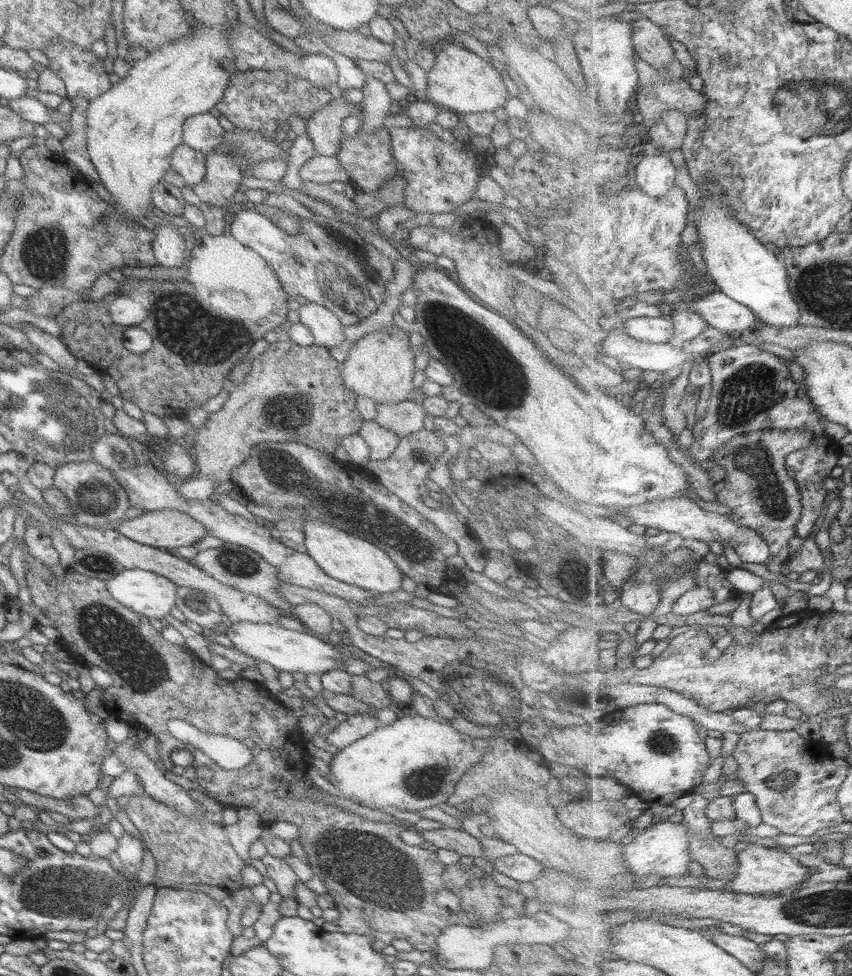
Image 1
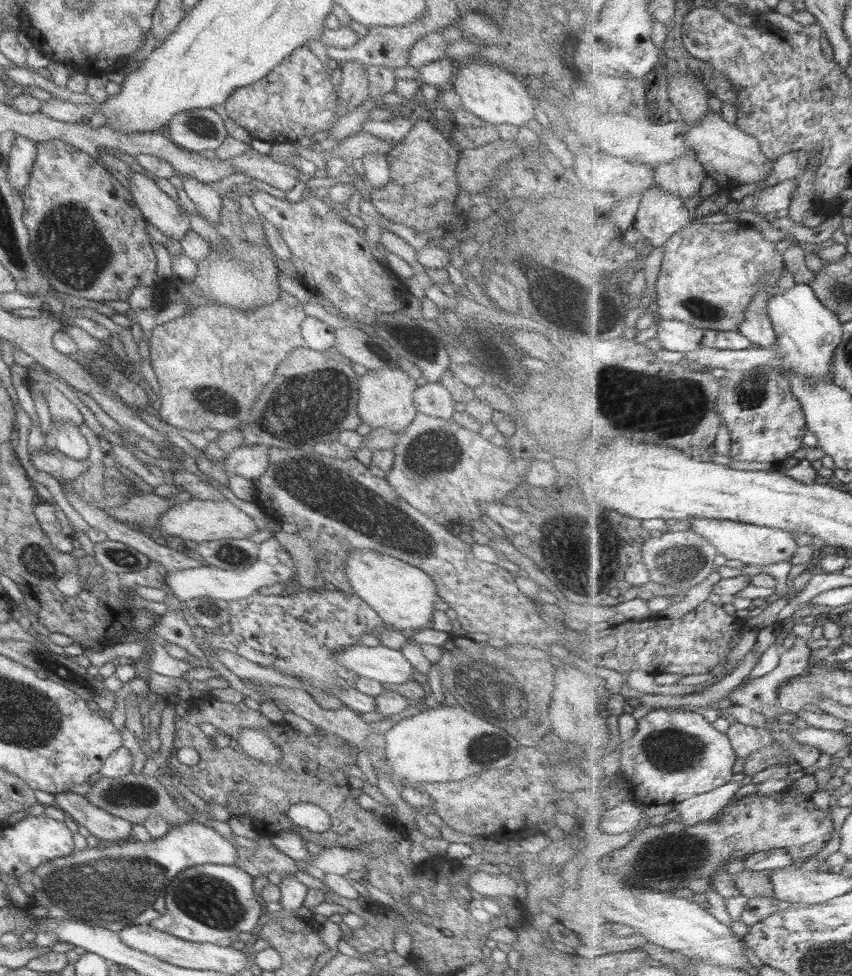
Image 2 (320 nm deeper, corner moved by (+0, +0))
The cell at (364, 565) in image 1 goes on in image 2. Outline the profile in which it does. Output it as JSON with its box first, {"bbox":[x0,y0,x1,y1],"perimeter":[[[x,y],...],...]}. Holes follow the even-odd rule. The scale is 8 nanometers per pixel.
{"bbox":[342,550,440,633],"perimeter":[[[354,550],[342,564],[345,580],[358,596],[367,603],[386,625],[404,633],[431,628],[434,606],[440,600],[431,578],[419,568],[398,558],[379,554],[372,550]]]}

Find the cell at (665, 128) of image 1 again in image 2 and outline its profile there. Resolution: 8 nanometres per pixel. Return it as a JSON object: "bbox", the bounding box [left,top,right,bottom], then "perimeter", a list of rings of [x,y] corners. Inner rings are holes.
{"bbox":[655,154,708,200],"perimeter":[[[686,154],[675,162],[666,162],[657,168],[655,182],[660,188],[684,200],[701,192],[708,174],[693,154]]]}

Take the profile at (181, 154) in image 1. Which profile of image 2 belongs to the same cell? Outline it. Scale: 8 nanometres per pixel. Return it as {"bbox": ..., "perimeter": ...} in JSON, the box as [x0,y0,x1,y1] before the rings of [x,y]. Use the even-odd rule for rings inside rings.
{"bbox":[180,176,222,227],"perimeter":[[[180,176],[182,189],[194,204],[196,214],[204,218],[212,227],[219,224],[219,211],[222,207],[220,191],[214,191],[206,183],[189,176]]]}

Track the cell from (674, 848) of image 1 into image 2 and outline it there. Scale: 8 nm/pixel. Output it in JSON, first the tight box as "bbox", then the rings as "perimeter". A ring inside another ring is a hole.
{"bbox":[674,782,741,826],"perimeter":[[[729,782],[721,788],[715,788],[712,792],[705,792],[677,803],[674,808],[679,813],[678,819],[685,826],[693,826],[699,822],[715,819],[733,802],[733,798],[741,788],[740,782]]]}

